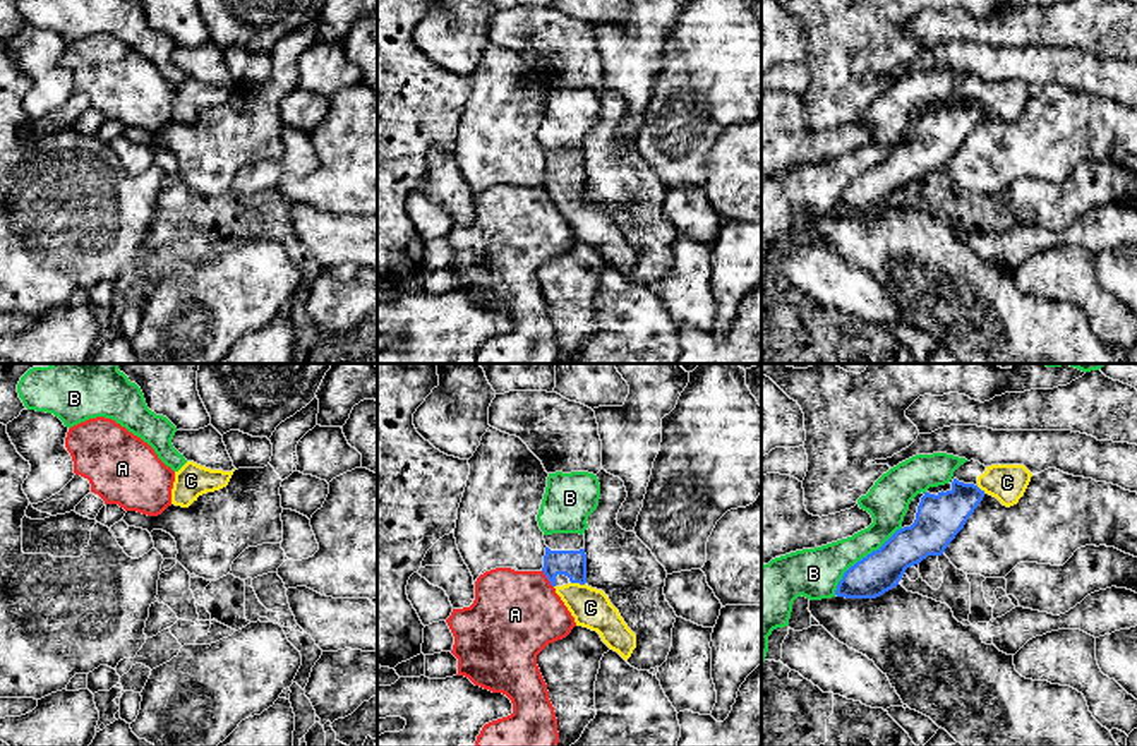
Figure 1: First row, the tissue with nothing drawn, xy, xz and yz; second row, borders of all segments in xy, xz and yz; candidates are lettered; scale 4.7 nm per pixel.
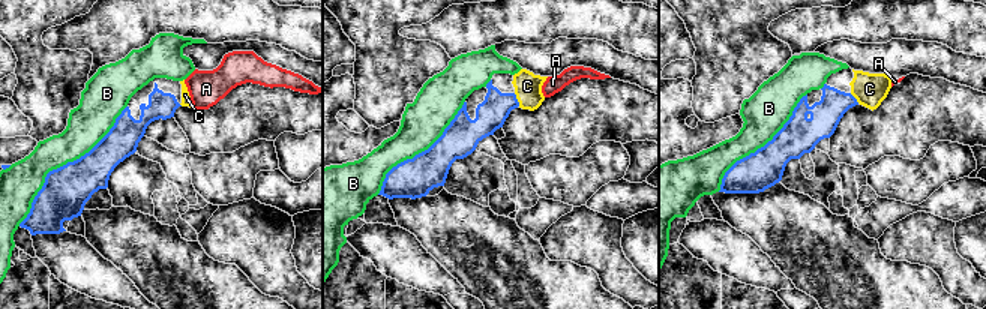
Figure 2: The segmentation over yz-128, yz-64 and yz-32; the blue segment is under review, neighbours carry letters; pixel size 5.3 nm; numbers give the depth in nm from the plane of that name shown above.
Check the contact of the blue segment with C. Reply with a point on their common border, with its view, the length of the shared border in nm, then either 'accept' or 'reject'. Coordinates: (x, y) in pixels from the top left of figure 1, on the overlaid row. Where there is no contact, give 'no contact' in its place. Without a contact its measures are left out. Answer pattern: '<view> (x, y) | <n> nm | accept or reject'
xz (578, 582) | 70 nm | accept

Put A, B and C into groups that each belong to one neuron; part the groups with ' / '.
A / B / C

